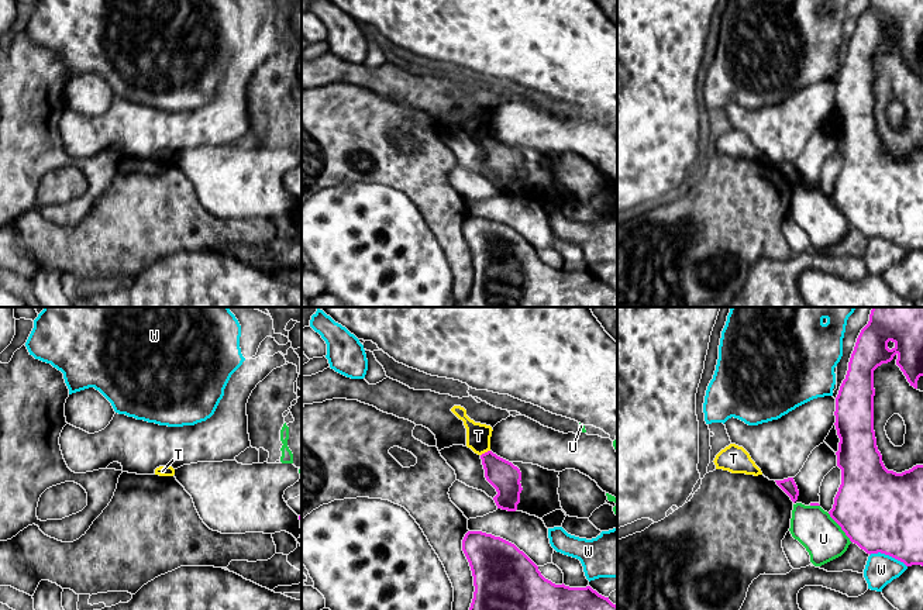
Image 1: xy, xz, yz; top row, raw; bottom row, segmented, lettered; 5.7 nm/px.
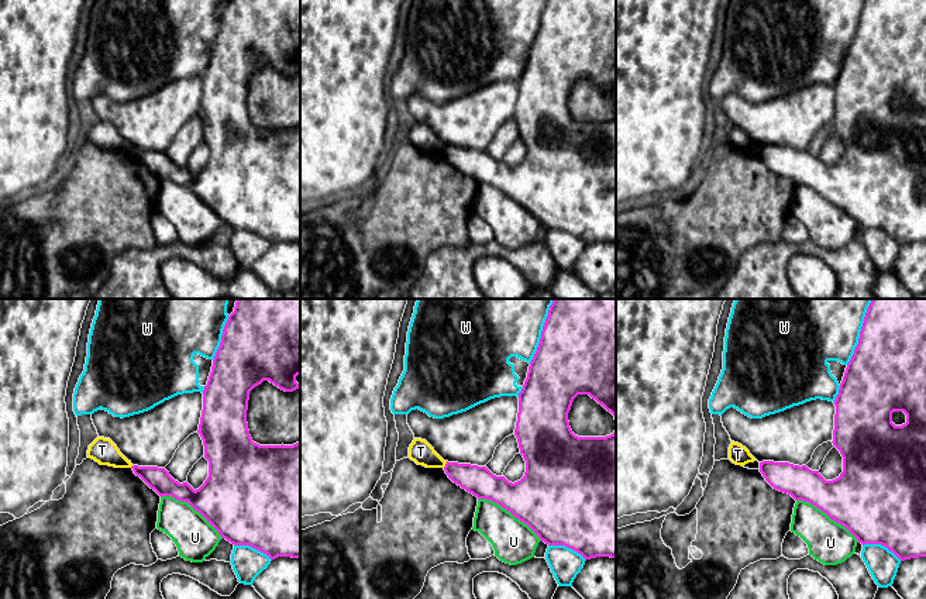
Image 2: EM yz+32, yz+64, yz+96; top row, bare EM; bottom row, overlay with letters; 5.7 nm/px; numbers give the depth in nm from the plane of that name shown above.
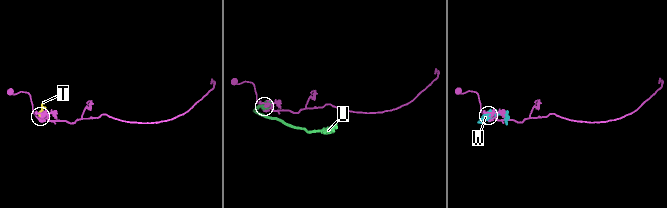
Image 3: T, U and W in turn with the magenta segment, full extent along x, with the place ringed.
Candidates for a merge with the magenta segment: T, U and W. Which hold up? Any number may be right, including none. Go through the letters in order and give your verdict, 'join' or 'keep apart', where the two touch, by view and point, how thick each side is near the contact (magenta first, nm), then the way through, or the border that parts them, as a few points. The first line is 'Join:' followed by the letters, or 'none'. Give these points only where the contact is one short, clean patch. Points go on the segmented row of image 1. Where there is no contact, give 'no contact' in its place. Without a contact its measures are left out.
Join: none
T: keep apart | xz (485, 452) | 170/140 nm | along xz (489, 450), (481, 455)
U: keep apart | yz (840, 526) | 480/240 nm
W: keep apart | yz (888, 554) | 460/180 nm

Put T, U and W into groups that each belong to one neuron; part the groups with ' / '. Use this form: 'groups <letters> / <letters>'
groups T / U / W

